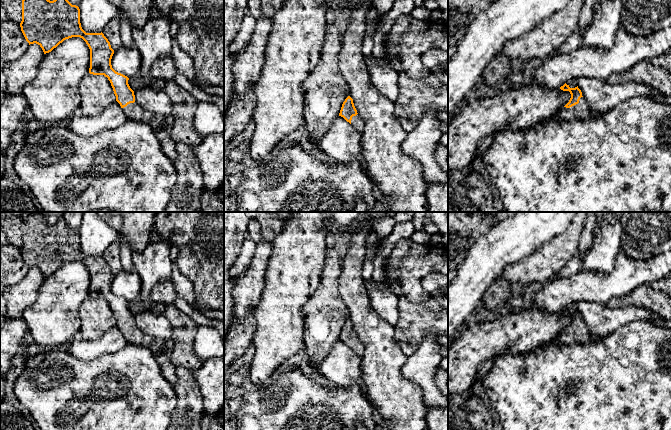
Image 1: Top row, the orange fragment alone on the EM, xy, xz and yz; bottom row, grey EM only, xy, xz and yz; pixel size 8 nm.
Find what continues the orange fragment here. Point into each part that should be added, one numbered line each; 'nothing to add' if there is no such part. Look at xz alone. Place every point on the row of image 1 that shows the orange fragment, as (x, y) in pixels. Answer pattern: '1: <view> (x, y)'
1: xz (357, 121)

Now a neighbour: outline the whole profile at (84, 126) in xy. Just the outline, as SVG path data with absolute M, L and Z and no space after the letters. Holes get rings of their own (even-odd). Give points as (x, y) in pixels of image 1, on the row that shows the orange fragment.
M115 101L97 116L84 116L76 112L67 123L68 127L80 137L91 137L103 130L115 129L126 121L120 104Z

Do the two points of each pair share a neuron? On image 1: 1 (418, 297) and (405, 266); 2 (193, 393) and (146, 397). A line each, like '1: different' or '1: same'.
1: same
2: different

